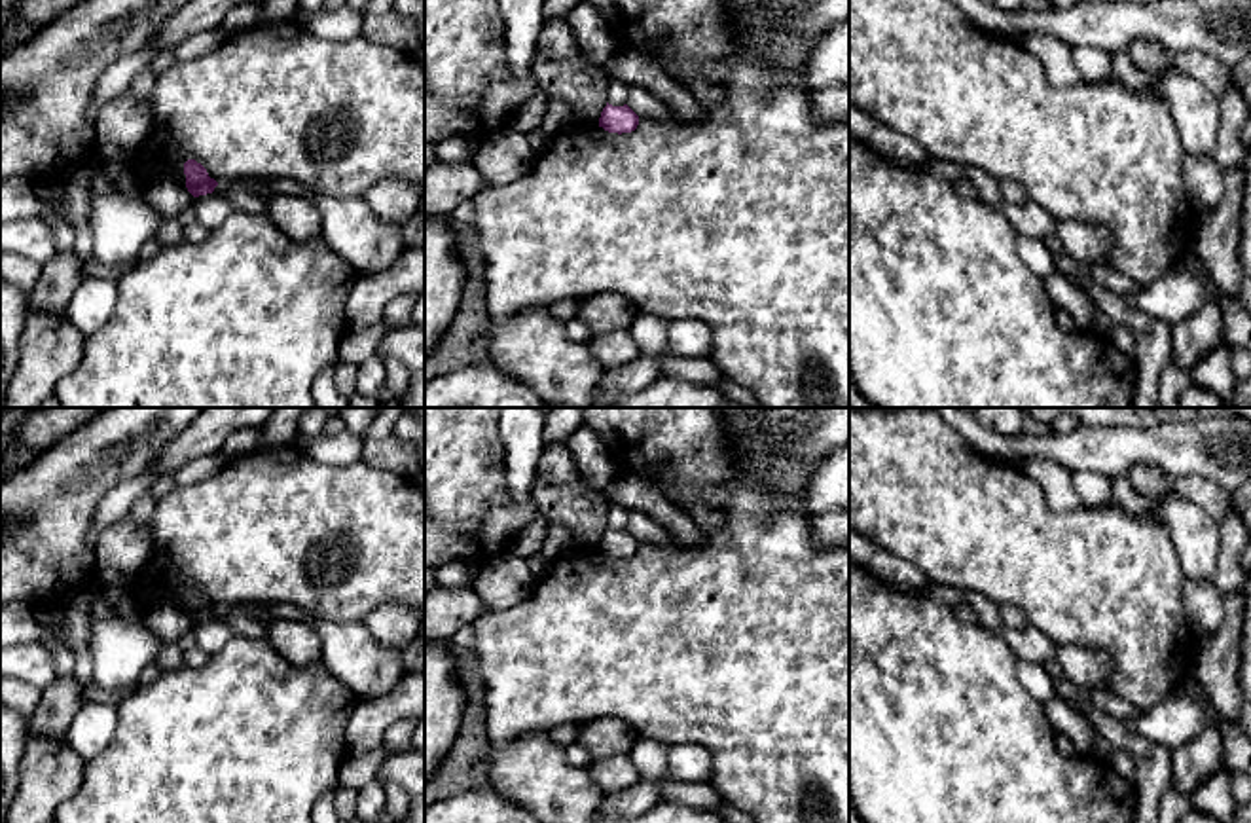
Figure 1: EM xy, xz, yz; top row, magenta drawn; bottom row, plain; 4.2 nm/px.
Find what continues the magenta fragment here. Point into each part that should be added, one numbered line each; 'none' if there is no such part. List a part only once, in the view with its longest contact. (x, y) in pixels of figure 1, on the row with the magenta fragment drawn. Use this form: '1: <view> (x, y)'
none

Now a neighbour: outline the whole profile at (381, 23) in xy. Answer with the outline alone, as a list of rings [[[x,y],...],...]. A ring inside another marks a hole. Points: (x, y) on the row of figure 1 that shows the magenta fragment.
[[[370,0],[362,13],[362,34],[402,53],[417,53],[421,38],[415,21],[402,15],[394,0]]]

